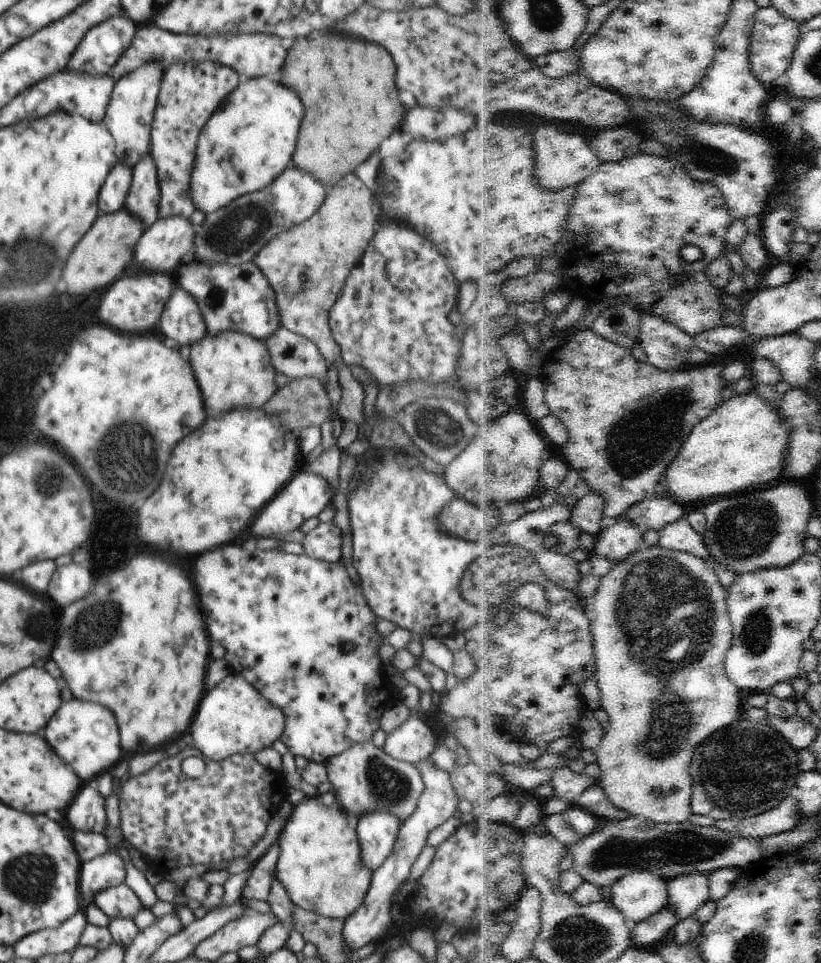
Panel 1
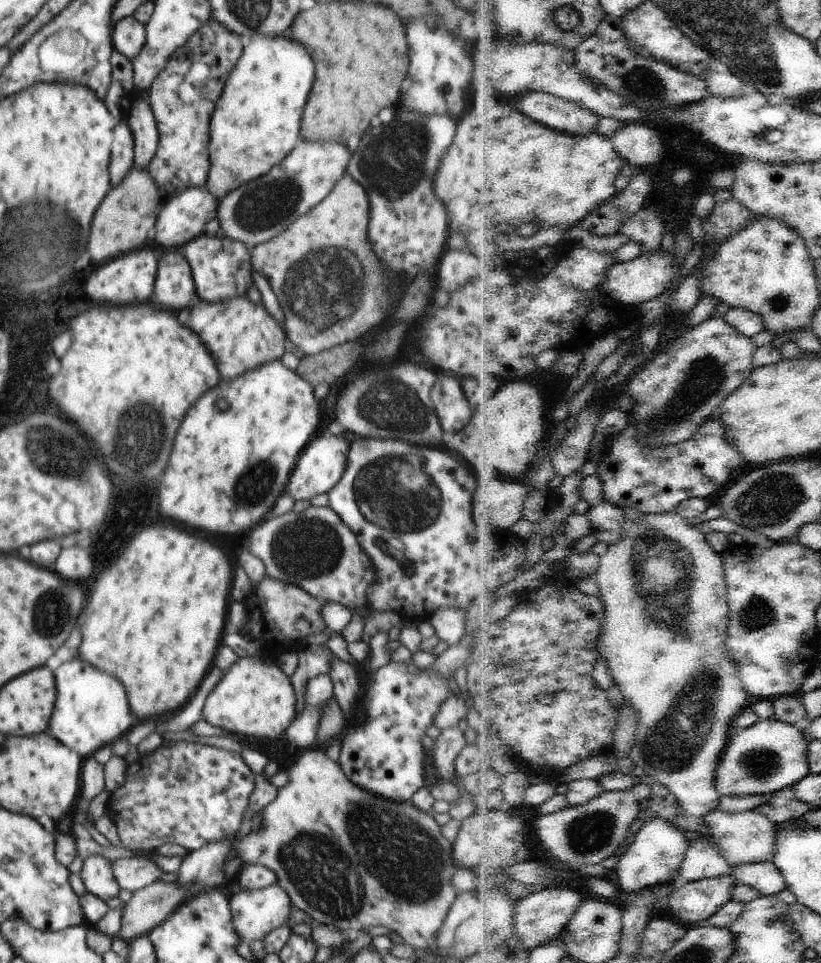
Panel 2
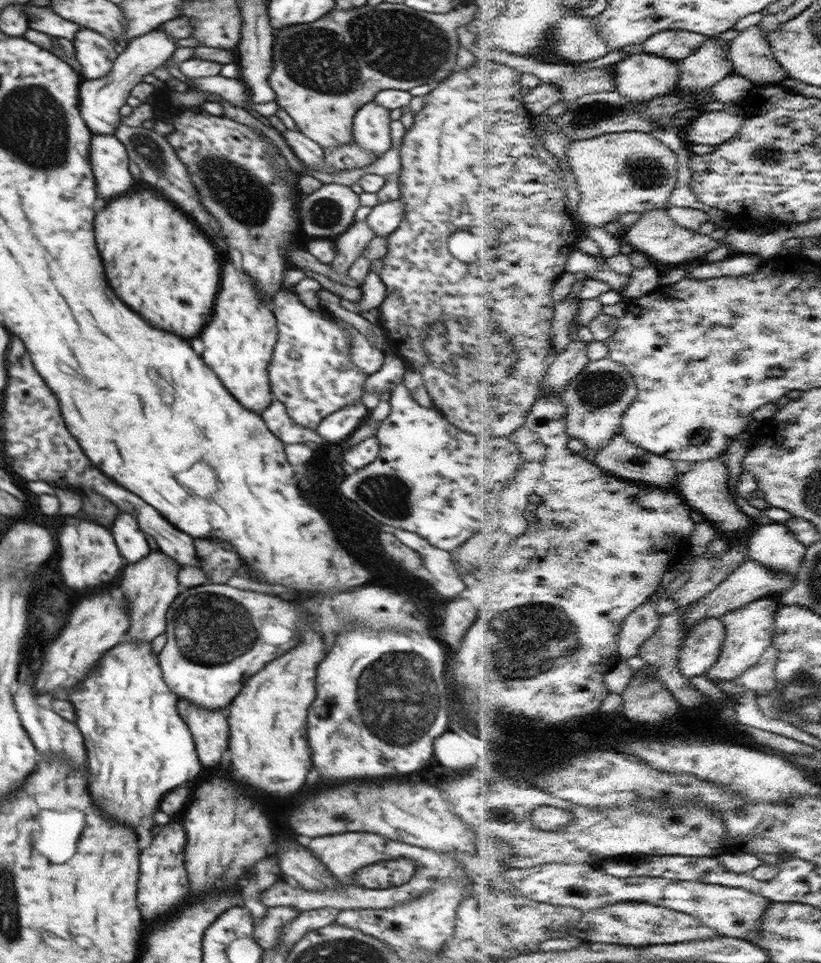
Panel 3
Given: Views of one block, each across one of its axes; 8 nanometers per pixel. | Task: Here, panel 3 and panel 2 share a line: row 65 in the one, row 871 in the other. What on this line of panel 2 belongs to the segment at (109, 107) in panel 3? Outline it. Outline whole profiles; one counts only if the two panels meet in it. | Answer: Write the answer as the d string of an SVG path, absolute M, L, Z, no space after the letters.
M120 858L110 862L110 866L120 888L132 893L160 878L161 868L146 858Z

